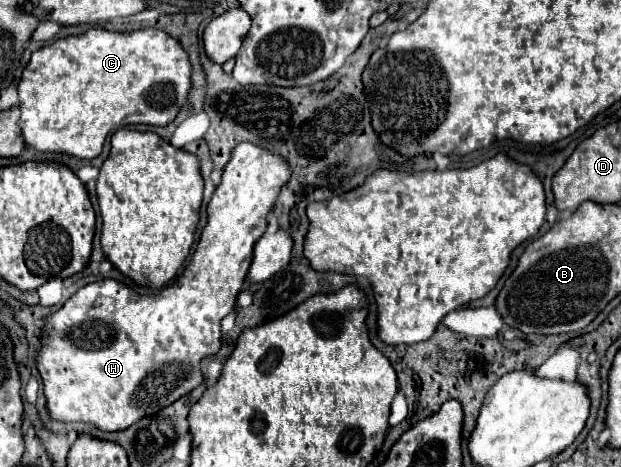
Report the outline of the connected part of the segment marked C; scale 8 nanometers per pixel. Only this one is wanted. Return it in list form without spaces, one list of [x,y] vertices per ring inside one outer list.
[[[150,27],[150,29],[130,31],[130,33],[116,33],[116,31],[106,31],[106,29],[90,29],[84,35],[58,39],[56,43],[52,43],[48,47],[42,47],[42,49],[32,53],[32,59],[30,59],[28,67],[24,69],[24,73],[22,73],[22,81],[18,83],[18,97],[20,97],[20,111],[22,111],[22,117],[20,117],[22,137],[36,151],[54,151],[54,153],[68,153],[68,155],[74,155],[78,159],[94,159],[94,157],[98,157],[102,153],[104,139],[116,127],[136,125],[136,123],[146,123],[146,125],[158,125],[160,127],[160,125],[172,123],[176,119],[178,111],[182,109],[182,105],[186,103],[190,87],[192,87],[192,65],[190,65],[188,53],[180,45],[180,41],[176,41],[174,37],[164,33],[162,29]]]

